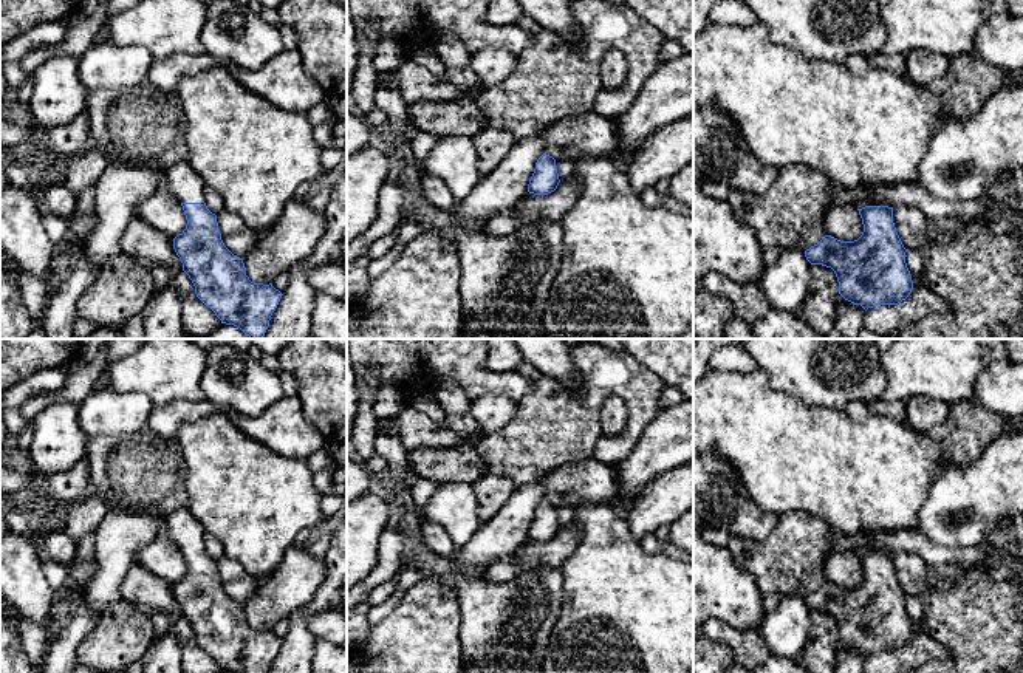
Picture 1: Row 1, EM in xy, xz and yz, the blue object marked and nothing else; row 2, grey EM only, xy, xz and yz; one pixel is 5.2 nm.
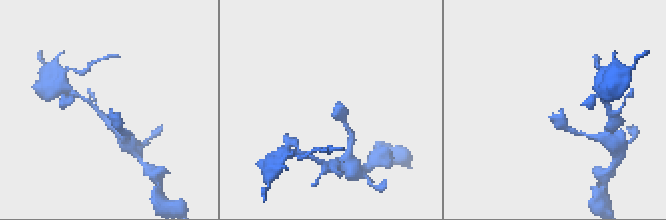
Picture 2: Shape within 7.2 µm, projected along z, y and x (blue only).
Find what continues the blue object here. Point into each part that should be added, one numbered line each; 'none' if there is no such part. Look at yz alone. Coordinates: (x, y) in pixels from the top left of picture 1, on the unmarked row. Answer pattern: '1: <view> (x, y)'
1: yz (791, 560)

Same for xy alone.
1: xy (181, 528)

